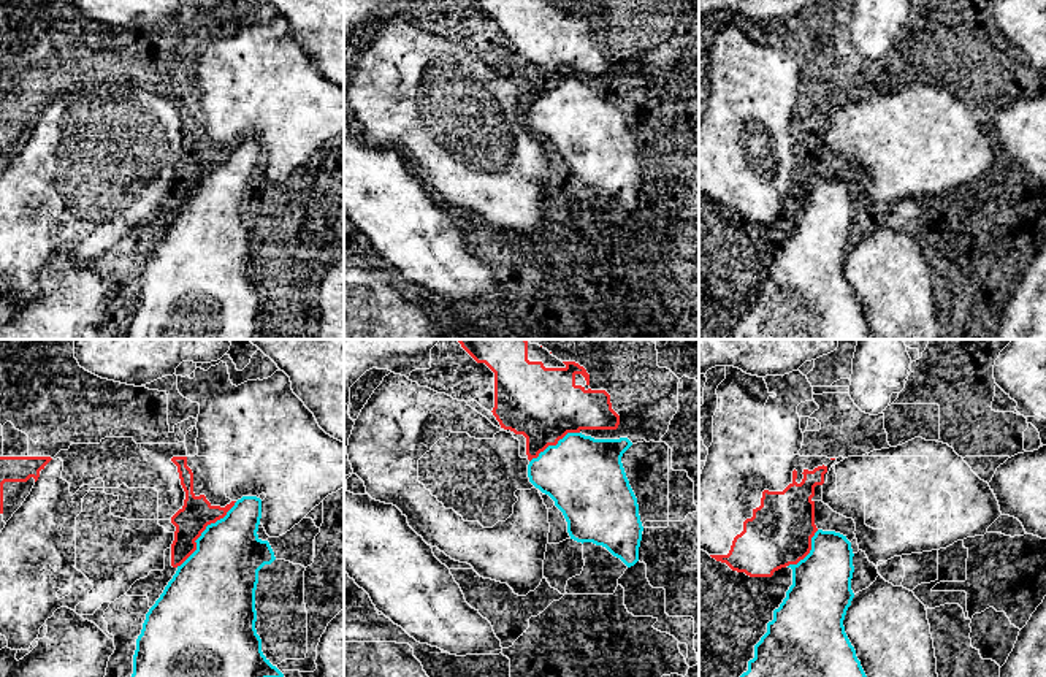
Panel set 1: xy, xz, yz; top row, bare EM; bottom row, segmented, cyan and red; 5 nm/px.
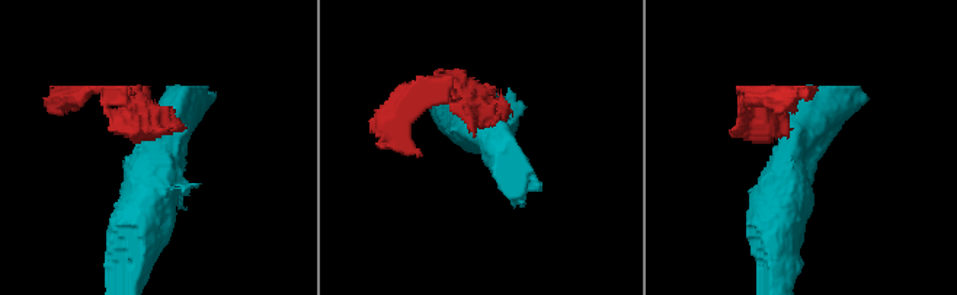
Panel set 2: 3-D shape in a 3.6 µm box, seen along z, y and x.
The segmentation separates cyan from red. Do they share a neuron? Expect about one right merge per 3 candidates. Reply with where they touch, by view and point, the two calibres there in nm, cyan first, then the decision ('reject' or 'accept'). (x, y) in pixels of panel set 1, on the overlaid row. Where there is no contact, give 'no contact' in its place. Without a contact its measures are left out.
contact xy (203, 531); calibres 380 and 160 nm; reject

